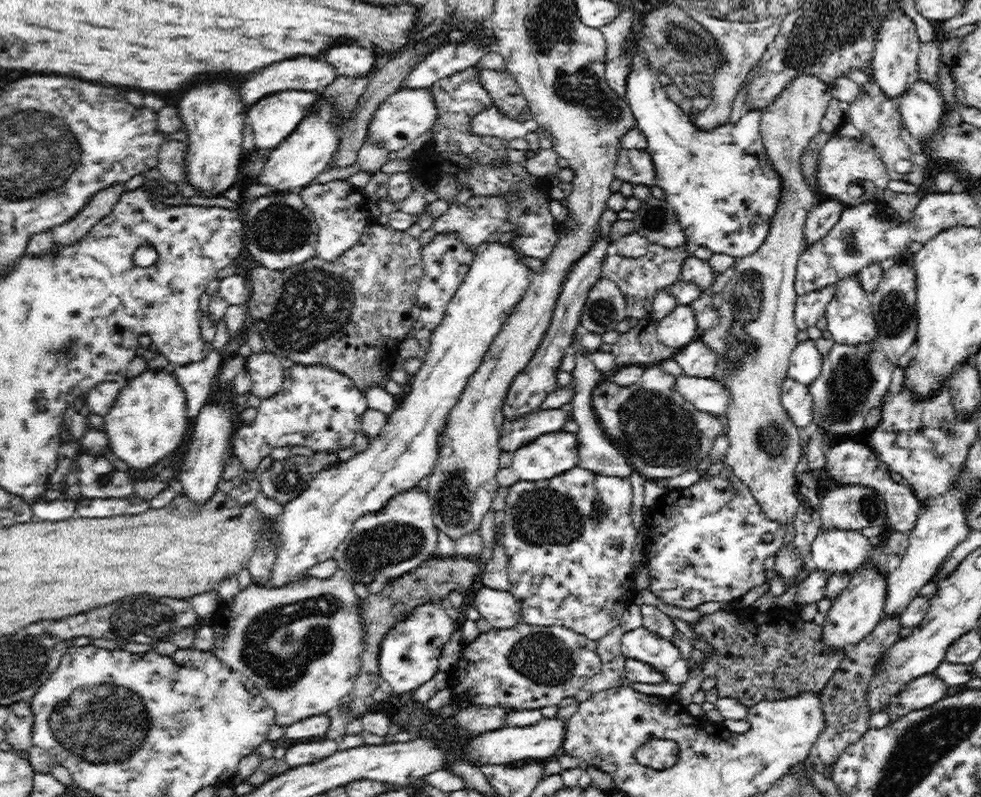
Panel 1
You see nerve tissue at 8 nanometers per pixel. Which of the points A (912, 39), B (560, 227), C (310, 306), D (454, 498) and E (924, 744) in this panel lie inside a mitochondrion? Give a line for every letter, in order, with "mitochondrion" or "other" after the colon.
A: other
B: other
C: mitochondrion
D: mitochondrion
E: mitochondrion

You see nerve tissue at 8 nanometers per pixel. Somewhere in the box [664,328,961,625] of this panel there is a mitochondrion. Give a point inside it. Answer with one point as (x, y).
(854, 380)

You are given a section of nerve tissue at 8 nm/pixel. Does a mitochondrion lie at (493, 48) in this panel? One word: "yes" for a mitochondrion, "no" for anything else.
no

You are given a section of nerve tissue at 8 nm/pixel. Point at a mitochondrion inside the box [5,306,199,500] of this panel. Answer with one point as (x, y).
(64, 352)

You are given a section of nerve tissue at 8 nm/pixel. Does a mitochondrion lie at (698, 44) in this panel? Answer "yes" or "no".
yes

